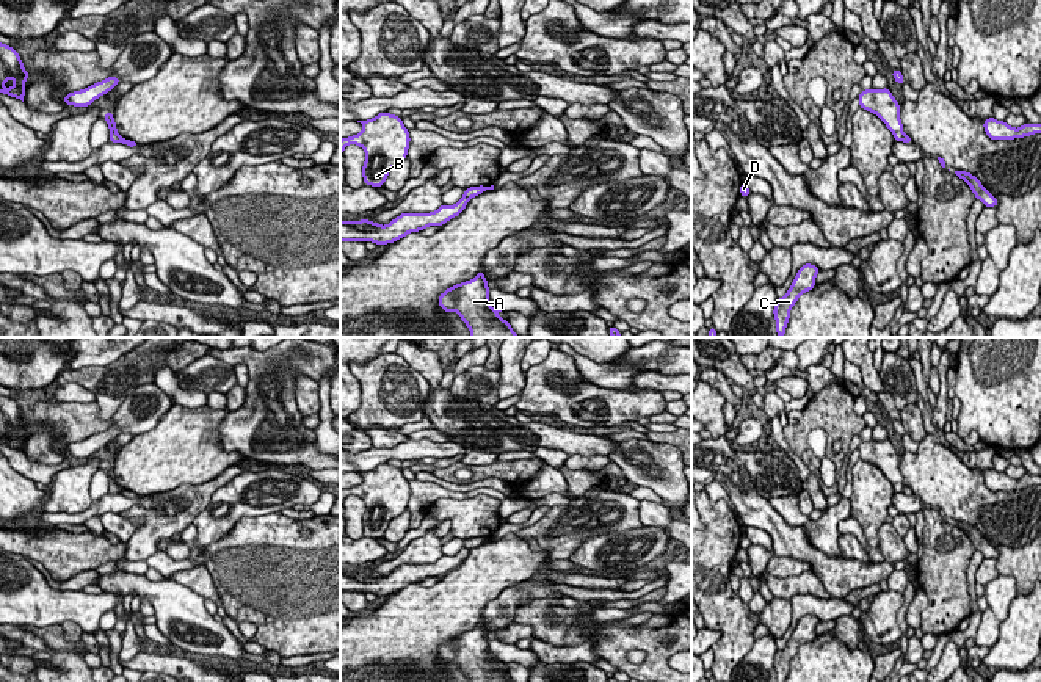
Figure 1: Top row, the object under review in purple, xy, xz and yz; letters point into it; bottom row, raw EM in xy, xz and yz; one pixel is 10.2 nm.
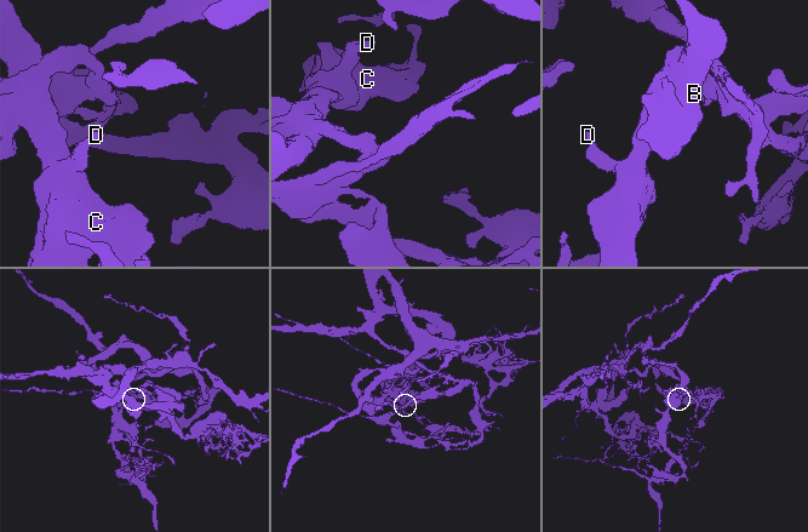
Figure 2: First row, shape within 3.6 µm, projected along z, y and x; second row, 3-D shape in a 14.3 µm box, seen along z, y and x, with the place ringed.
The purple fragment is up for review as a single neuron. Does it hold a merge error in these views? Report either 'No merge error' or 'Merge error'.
Merge error

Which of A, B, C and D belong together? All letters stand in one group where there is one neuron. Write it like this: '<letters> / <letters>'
A / B C D

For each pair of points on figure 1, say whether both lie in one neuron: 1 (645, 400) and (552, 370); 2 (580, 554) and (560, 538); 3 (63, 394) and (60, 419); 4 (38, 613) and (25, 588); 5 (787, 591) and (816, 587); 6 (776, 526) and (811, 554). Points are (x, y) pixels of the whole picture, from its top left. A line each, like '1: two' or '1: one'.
1: one
2: two
3: two
4: one
5: one
6: one

